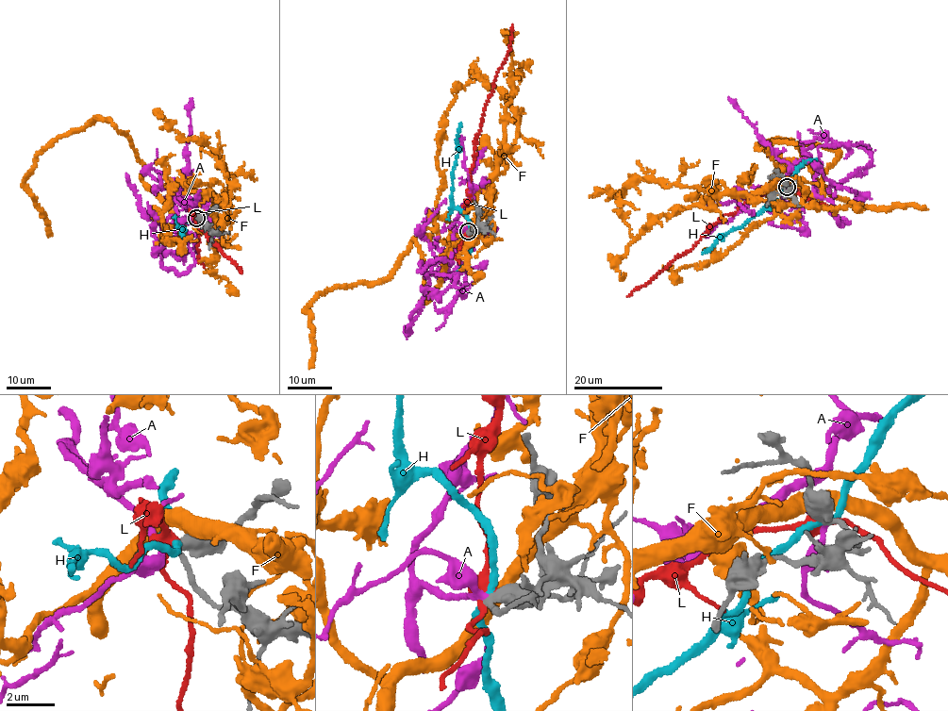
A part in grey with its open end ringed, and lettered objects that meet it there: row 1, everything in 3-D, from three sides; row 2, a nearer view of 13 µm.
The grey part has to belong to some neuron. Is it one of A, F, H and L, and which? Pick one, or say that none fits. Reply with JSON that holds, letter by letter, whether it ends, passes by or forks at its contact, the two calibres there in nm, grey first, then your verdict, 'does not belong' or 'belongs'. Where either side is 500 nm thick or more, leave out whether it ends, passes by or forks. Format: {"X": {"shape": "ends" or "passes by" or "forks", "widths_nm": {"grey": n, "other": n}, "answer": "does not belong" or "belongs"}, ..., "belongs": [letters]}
{"A": {"shape": "passes by", "widths_nm": {"grey": 360, "other": 220}, "answer": "belongs"}, "F": {"widths_nm": {"grey": 550, "other": 550}, "answer": "does not belong"}, "H": {"shape": "passes by", "widths_nm": {"grey": 400, "other": 280}, "answer": "does not belong"}, "L": {"shape": "passes by", "widths_nm": {"grey": 400, "other": 400}, "answer": "does not belong"}, "belongs": ["A"]}

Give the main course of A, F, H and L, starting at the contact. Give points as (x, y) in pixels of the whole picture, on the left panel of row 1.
A: (196, 218), (181, 192), (172, 196), (193, 263), (164, 269), (160, 221), (143, 215), (126, 173)
F: (198, 215), (180, 237), (124, 134), (96, 118), (53, 138), (24, 180), (48, 237)
H: (197, 217), (176, 222), (186, 239)
L: (197, 217), (190, 209), (209, 241), (218, 245), (241, 272)

